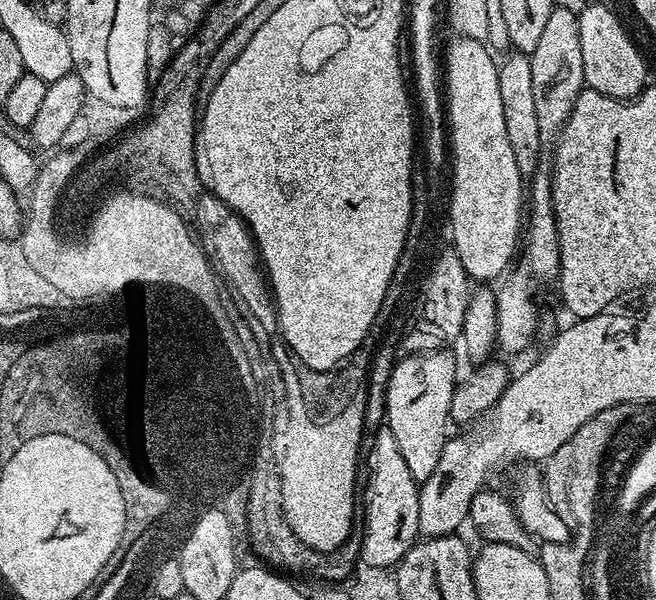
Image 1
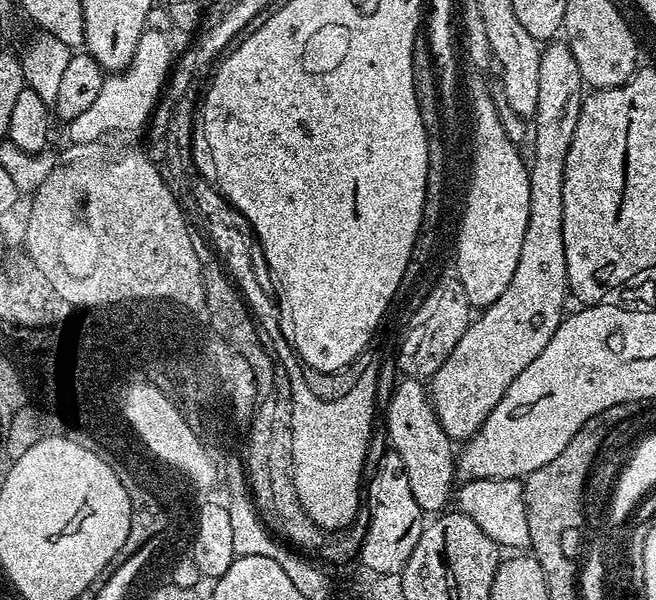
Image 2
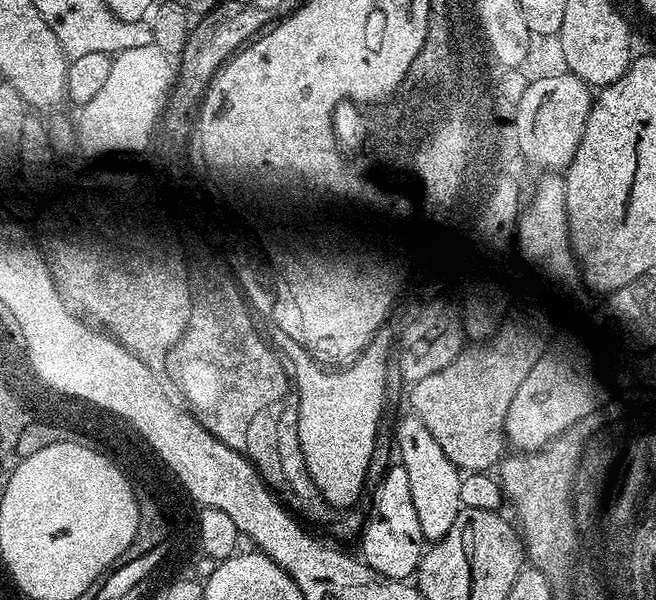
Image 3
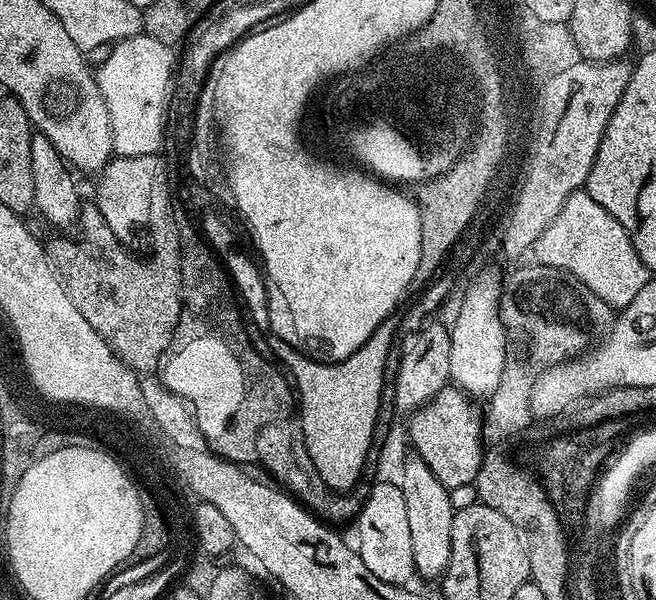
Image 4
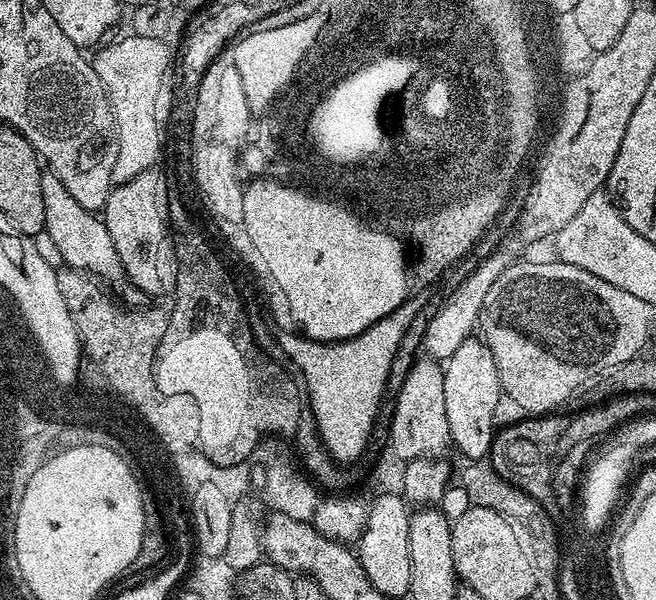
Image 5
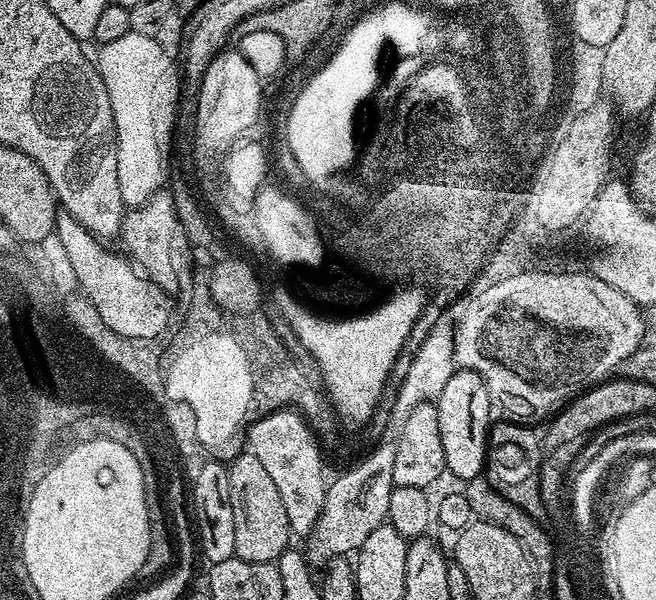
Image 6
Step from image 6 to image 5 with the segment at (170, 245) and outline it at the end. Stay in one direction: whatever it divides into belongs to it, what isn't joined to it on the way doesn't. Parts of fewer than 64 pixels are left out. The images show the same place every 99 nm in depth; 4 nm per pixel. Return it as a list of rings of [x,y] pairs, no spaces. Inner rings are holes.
[[[150,172],[134,180],[130,186],[113,187],[107,202],[102,209],[104,225],[114,241],[119,260],[123,264],[125,275],[129,283],[150,298],[157,298],[166,292],[174,282],[174,256],[172,246],[166,232],[166,194],[164,194],[164,180],[160,174]]]

